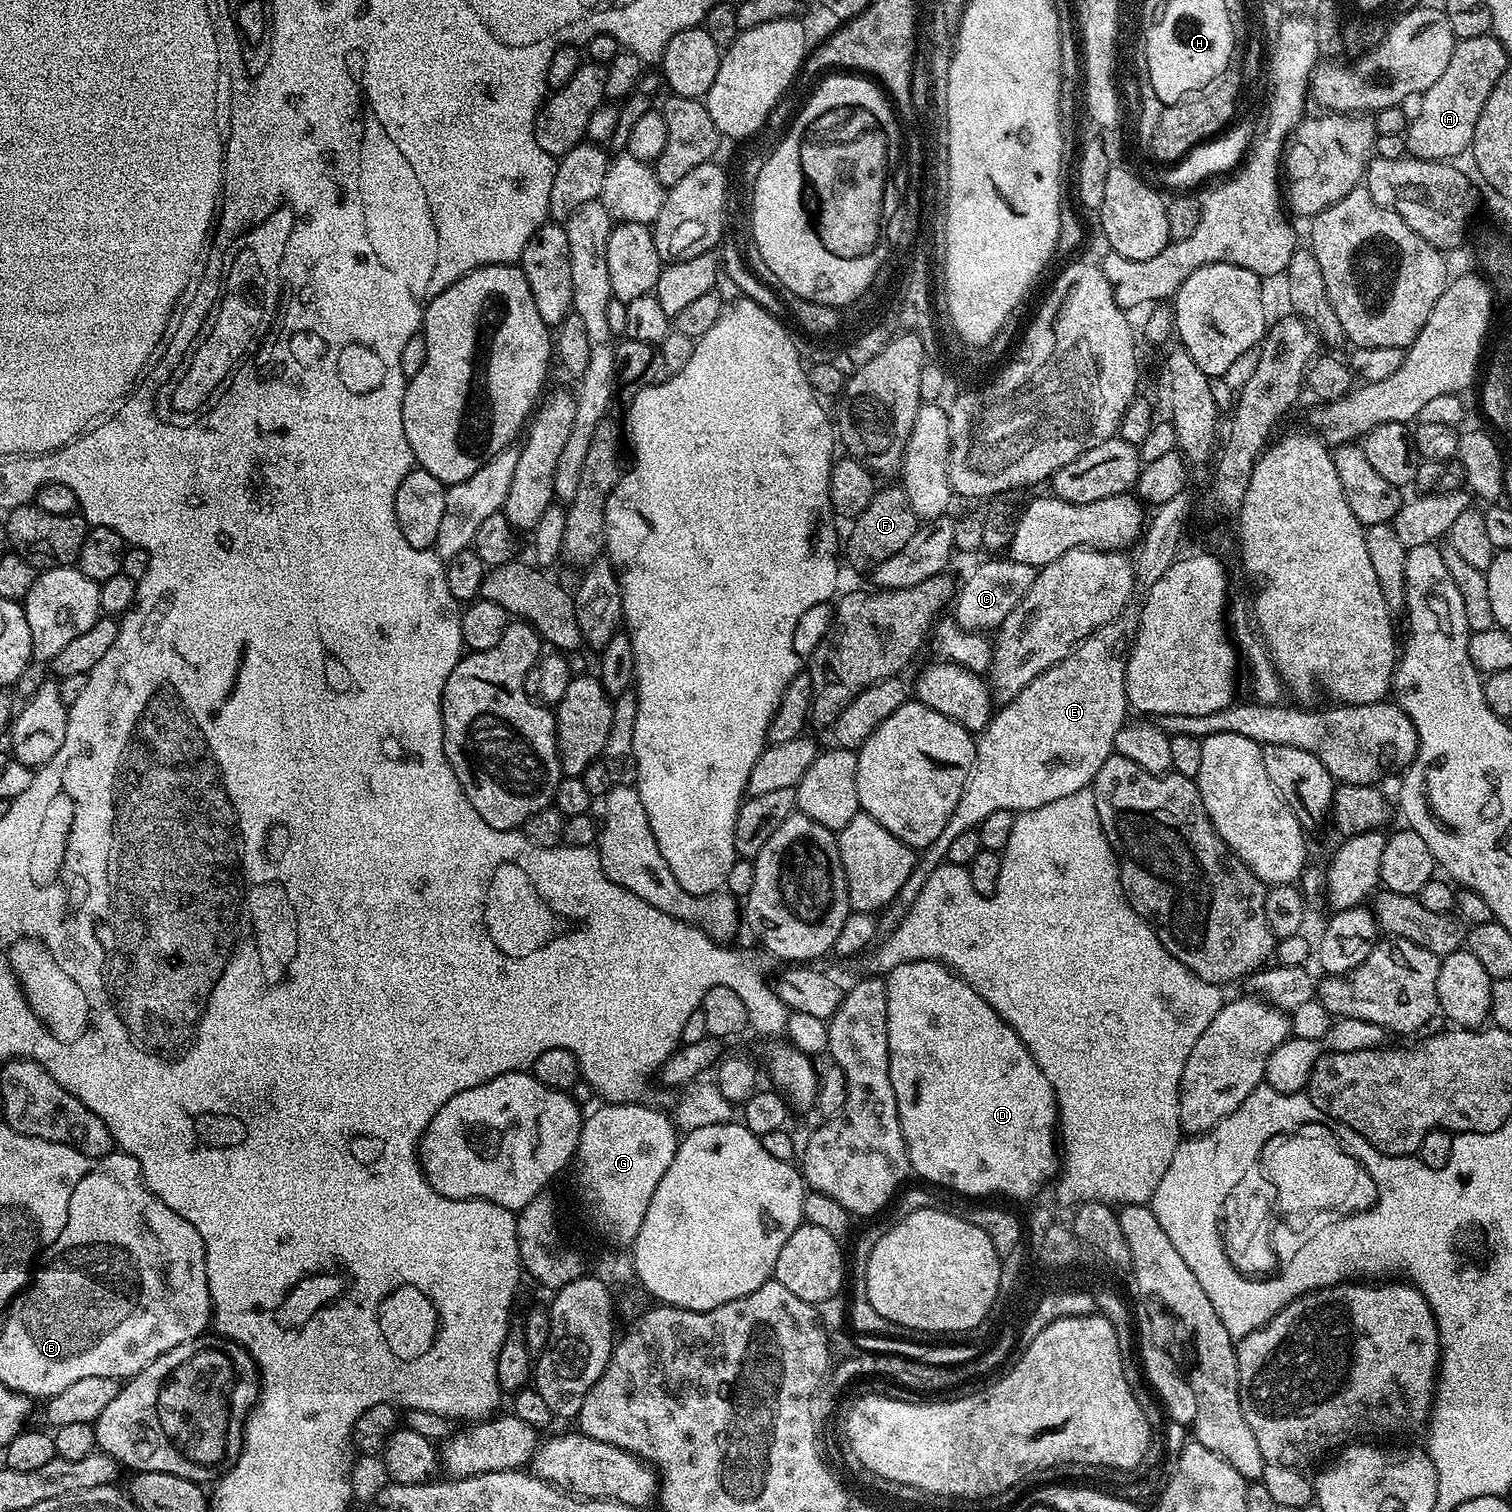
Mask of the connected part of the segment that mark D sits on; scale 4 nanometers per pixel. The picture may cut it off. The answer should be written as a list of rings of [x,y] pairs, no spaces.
[[[933,960],[906,962],[887,973],[886,1018],[888,1019],[888,1041],[890,1042],[890,1082],[894,1086],[894,1098],[898,1102],[898,1118],[908,1151],[911,1171],[916,1172],[929,1185],[939,1185],[967,1198],[971,1192],[1016,1192],[1016,1196],[1028,1196],[1036,1189],[1036,1184],[1052,1172],[1052,1136],[1058,1132],[1058,1109],[1056,1095],[1046,1082],[1046,1074],[1034,1062],[1026,1046],[1014,1034],[1009,1024],[992,1009],[960,976]]]

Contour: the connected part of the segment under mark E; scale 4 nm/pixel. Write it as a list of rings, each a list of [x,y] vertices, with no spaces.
[[[1134,598],[1120,611],[1119,616],[1099,627],[1086,639],[1081,640],[1070,655],[1060,660],[1038,676],[1029,686],[1024,687],[1008,704],[1001,705],[989,720],[987,727],[979,733],[976,740],[974,761],[971,762],[970,774],[958,804],[950,814],[946,828],[924,848],[917,857],[915,868],[903,883],[902,890],[891,904],[877,917],[877,933],[885,936],[893,932],[902,918],[909,913],[909,908],[918,898],[919,891],[926,886],[927,879],[934,870],[947,861],[950,845],[968,828],[979,827],[980,822],[995,810],[1006,810],[1013,814],[1037,809],[1048,802],[1057,801],[1067,794],[1077,793],[1091,785],[1103,762],[1114,752],[1114,738],[1118,730],[1127,721],[1127,696],[1125,694],[1125,666],[1131,643],[1136,638],[1137,628],[1141,622],[1143,601]]]

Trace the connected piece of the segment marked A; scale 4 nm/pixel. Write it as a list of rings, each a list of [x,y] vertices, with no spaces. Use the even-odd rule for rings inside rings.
[[[1489,34],[1478,38],[1466,38],[1457,40],[1454,46],[1454,54],[1450,54],[1450,63],[1446,65],[1446,70],[1434,86],[1430,86],[1419,97],[1420,109],[1416,116],[1411,117],[1406,129],[1406,148],[1415,159],[1418,160],[1439,160],[1441,162],[1451,161],[1452,156],[1460,156],[1469,151],[1474,138],[1474,126],[1478,126],[1478,118],[1486,106],[1486,98],[1490,98],[1490,90],[1498,78],[1502,78],[1502,70],[1510,63],[1509,49],[1502,46],[1502,42],[1497,40],[1495,35]]]

